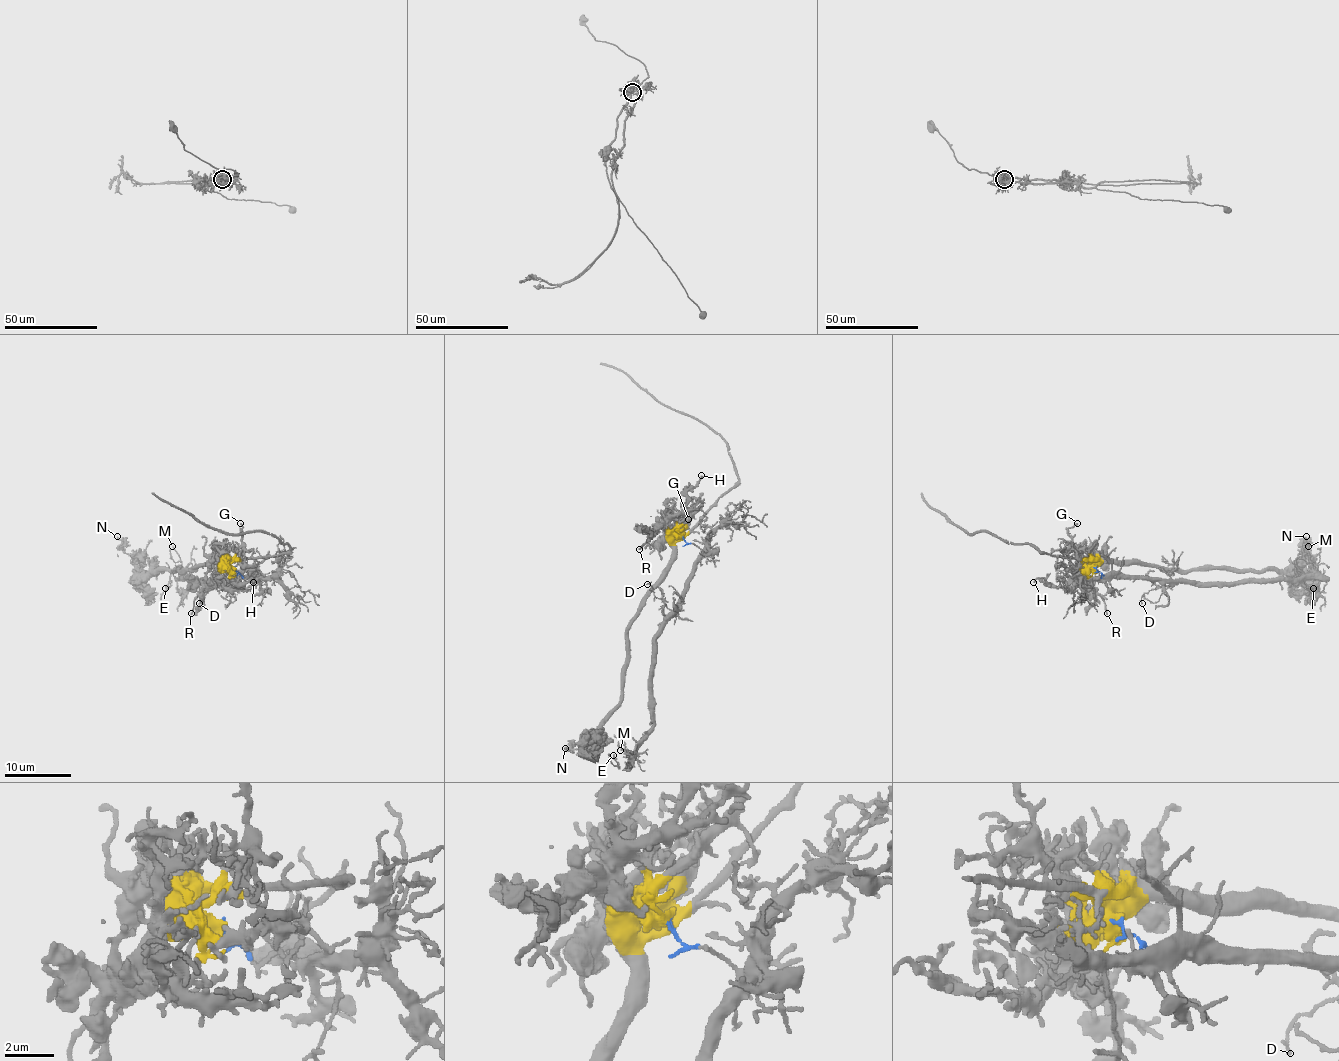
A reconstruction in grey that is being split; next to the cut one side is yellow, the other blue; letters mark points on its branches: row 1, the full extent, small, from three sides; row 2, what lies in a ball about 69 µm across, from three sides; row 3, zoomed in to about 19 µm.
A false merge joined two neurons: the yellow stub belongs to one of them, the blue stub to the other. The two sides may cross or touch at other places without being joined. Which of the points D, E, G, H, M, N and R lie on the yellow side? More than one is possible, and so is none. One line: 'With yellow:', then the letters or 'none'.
With yellow: G, H, N, R

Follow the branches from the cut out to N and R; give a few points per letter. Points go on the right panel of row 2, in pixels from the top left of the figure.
N: (1094, 567), (1119, 561), (1137, 561), (1184, 571), (1293, 569), (1306, 554), (1306, 536)
R: (1094, 567), (1088, 579), (1102, 597), (1107, 614)

